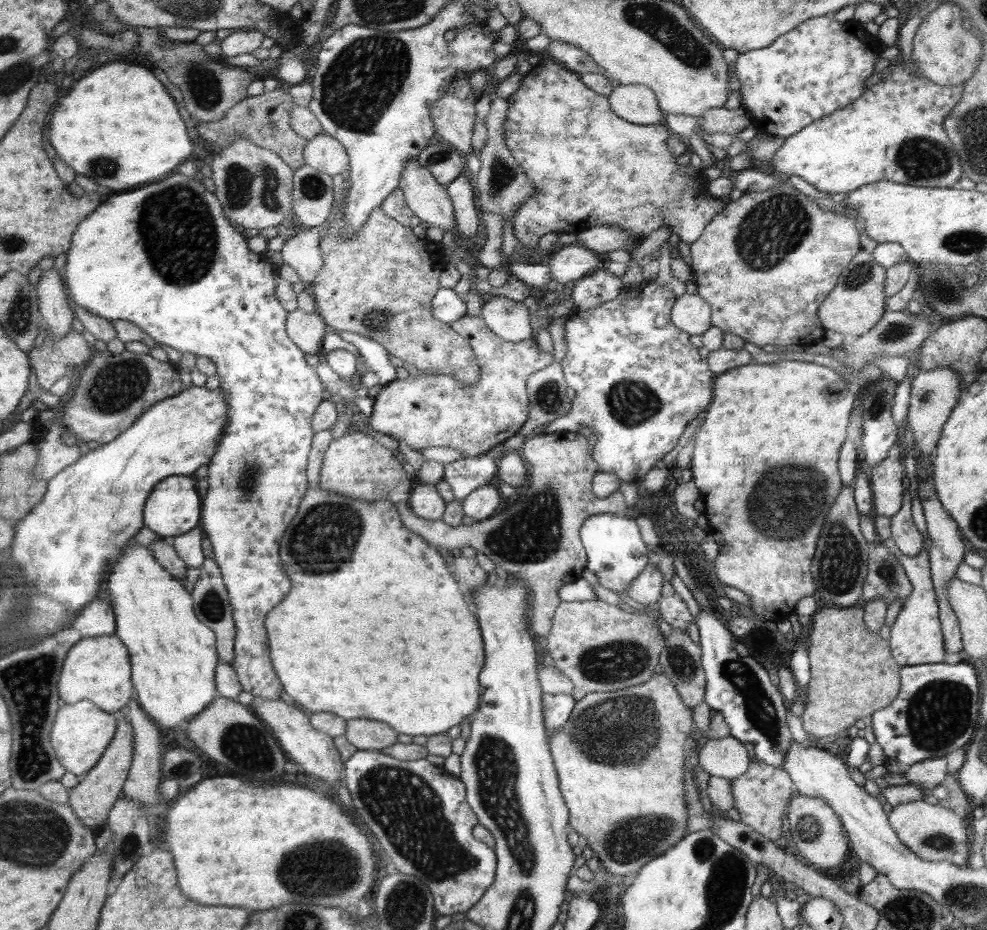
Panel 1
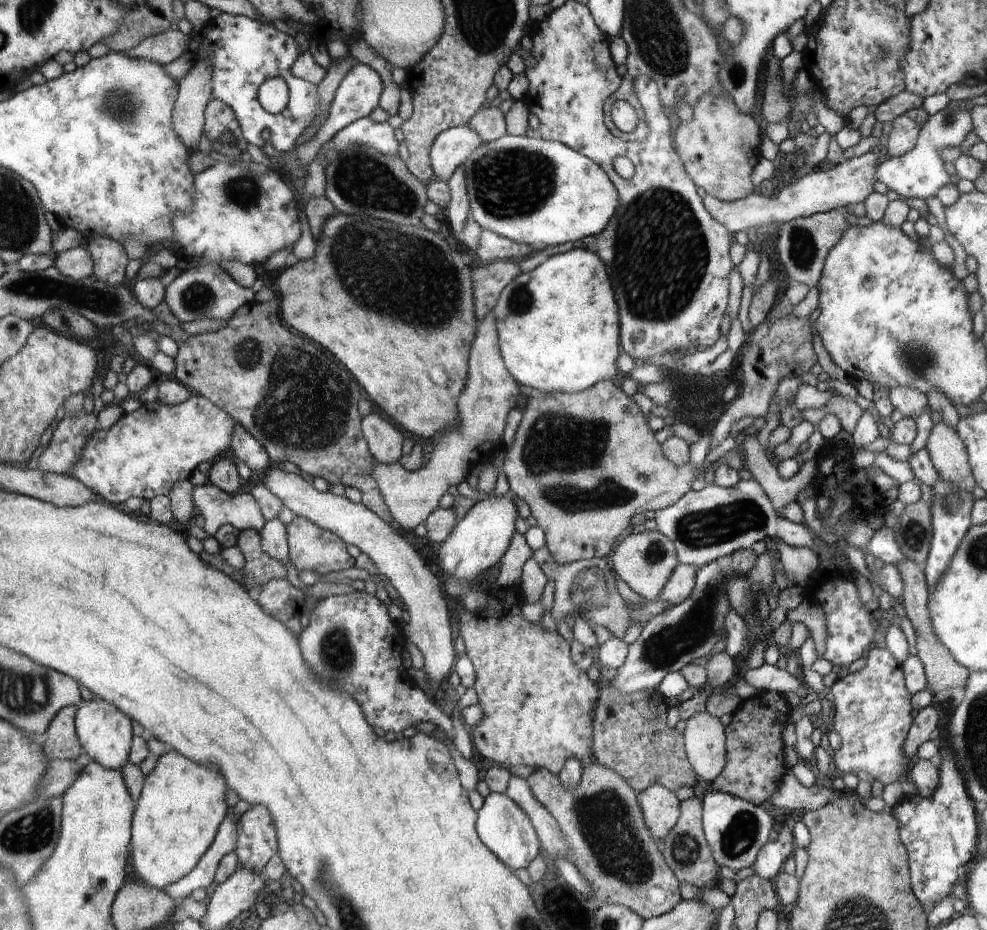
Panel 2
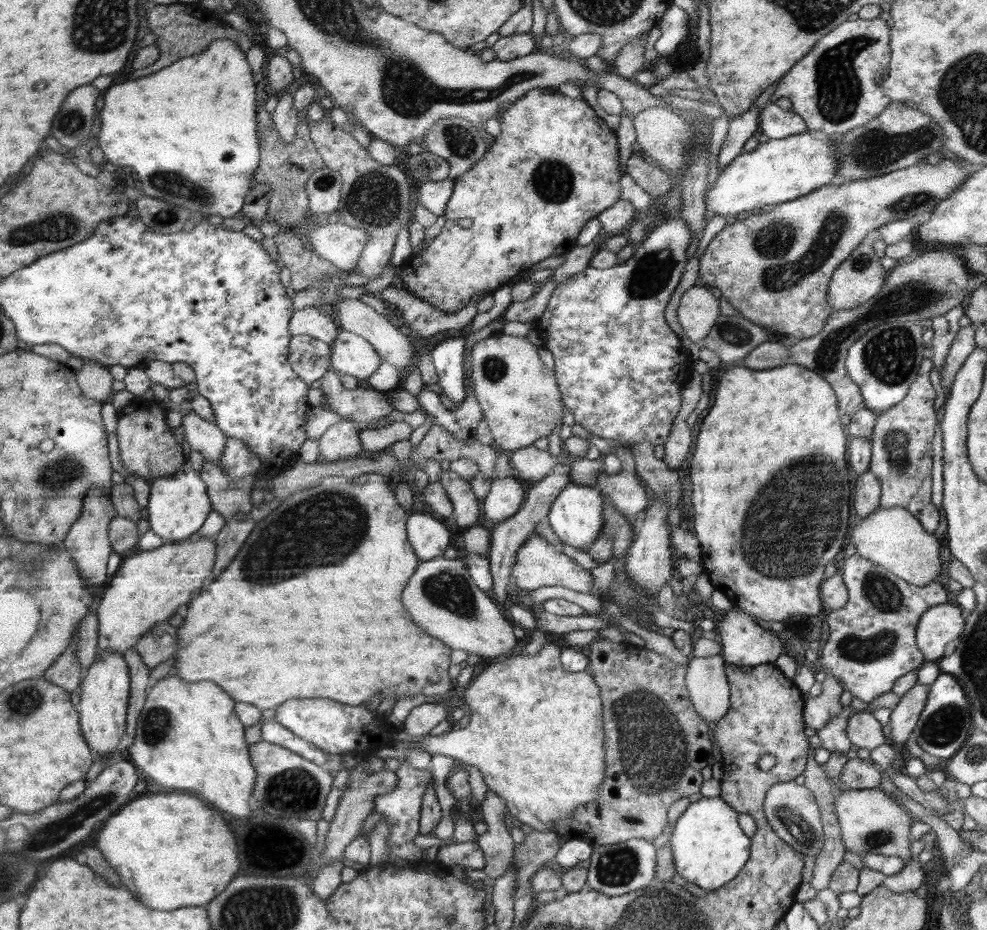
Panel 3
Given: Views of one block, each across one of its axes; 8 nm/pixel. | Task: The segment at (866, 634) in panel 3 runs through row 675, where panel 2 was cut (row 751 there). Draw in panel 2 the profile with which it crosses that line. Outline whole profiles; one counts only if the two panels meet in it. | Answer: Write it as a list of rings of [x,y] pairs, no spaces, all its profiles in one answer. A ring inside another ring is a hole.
[[[873,646],[864,658],[866,666],[859,672],[838,677],[827,689],[827,701],[832,702],[836,715],[830,719],[832,729],[842,740],[841,748],[830,755],[834,766],[844,774],[854,774],[858,780],[871,784],[874,780],[893,785],[907,778],[913,760],[904,756],[904,742],[913,723],[912,695],[906,690],[901,664],[888,649]]]

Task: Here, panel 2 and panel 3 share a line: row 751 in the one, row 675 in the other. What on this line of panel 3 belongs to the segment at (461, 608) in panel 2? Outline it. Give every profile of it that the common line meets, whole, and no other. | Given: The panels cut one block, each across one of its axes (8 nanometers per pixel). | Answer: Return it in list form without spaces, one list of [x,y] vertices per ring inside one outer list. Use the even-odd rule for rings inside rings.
[[[549,641],[539,652],[530,656],[524,655],[520,652],[520,655],[506,657],[497,663],[492,663],[485,667],[480,674],[471,680],[467,687],[458,689],[460,697],[467,704],[467,713],[470,716],[470,722],[465,728],[458,728],[454,726],[452,729],[446,731],[437,736],[429,734],[421,741],[416,743],[402,743],[401,741],[394,742],[391,745],[380,748],[374,752],[374,756],[379,758],[393,758],[397,760],[405,759],[408,749],[419,747],[426,750],[430,755],[444,755],[455,760],[470,764],[480,770],[480,774],[486,783],[486,786],[491,792],[494,792],[496,796],[500,796],[504,802],[506,802],[507,812],[510,816],[516,817],[521,823],[532,827],[536,831],[550,832],[553,831],[552,827],[559,823],[559,820],[567,819],[567,816],[572,813],[580,805],[586,805],[586,803],[597,798],[598,788],[602,785],[604,779],[604,725],[603,720],[603,706],[601,703],[600,690],[594,677],[589,671],[580,672],[568,672],[561,664],[561,647],[554,642]]]

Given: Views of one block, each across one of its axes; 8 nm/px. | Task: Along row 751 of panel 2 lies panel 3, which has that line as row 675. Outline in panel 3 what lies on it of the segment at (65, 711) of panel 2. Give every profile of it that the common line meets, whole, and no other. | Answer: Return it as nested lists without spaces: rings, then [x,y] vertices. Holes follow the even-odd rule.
[[[78,631],[72,633],[68,650],[60,654],[60,658],[56,659],[46,672],[43,679],[60,686],[66,694],[72,694],[74,690],[78,690],[84,675],[84,670],[80,667],[80,661],[76,657],[76,646],[78,646]]]

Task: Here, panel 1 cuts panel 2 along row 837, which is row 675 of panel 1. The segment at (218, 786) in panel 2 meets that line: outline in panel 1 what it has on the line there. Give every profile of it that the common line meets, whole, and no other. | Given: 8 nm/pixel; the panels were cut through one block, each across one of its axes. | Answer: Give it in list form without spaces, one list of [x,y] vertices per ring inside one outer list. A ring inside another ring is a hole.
[[[130,541],[105,577],[116,617],[114,634],[128,647],[131,681],[142,710],[160,729],[173,733],[218,696],[215,634],[196,618],[192,595],[183,583],[168,574],[147,547]]]

